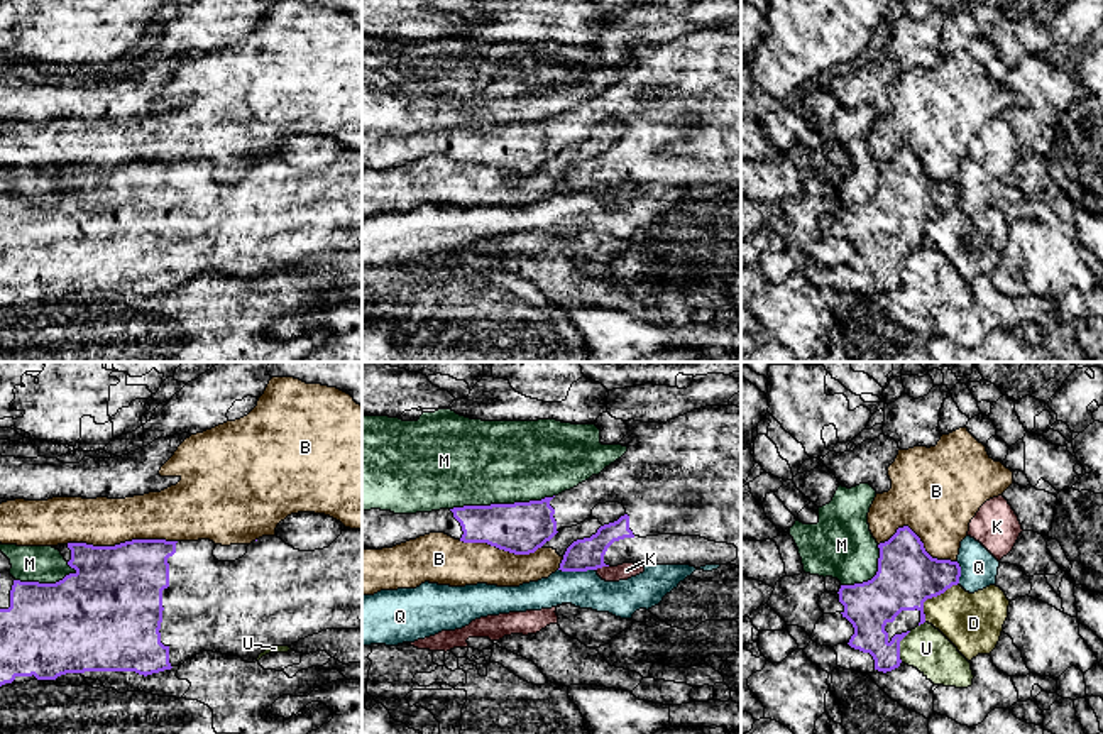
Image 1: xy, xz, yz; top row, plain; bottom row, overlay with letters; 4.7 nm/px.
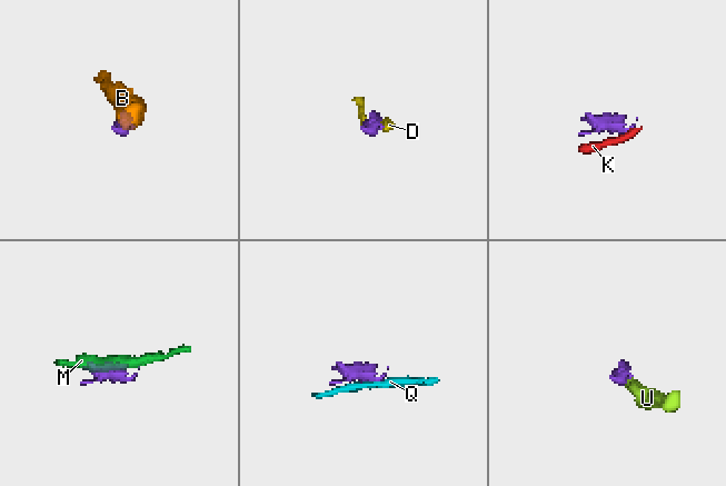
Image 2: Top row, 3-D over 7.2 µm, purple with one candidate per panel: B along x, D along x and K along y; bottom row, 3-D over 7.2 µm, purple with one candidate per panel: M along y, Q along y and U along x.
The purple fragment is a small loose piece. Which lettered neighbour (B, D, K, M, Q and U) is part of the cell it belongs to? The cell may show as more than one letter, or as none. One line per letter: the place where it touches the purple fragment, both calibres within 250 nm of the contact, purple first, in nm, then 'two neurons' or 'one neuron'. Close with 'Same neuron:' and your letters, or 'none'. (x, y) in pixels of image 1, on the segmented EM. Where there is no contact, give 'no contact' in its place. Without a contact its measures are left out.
B: contact xy (120, 543); calibres 440 and 240 nm; two neurons
D: contact yz (931, 597); calibres 300 and 280 nm; two neurons
K: contact xz (601, 567); calibres 150 and 80 nm; two neurons
M: contact xz (501, 504); calibres 240 and 420 nm; two neurons
Q: contact xz (577, 570); calibres 150 and 180 nm; two neurons
U: contact yz (899, 646); calibres 240 and 220 nm; two neurons
Same neuron: none

